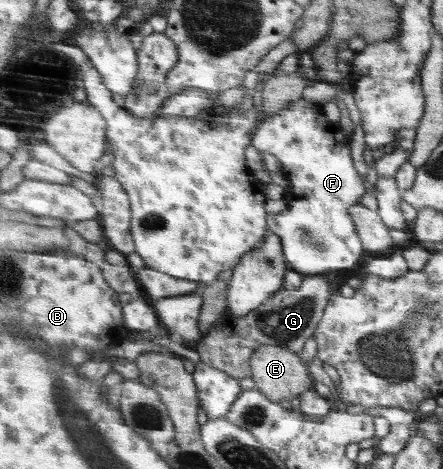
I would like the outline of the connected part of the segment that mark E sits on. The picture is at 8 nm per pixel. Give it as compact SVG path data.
M263 344L251 356L251 378L255 388L275 403L293 400L307 390L313 390L313 382L303 362L279 345Z

